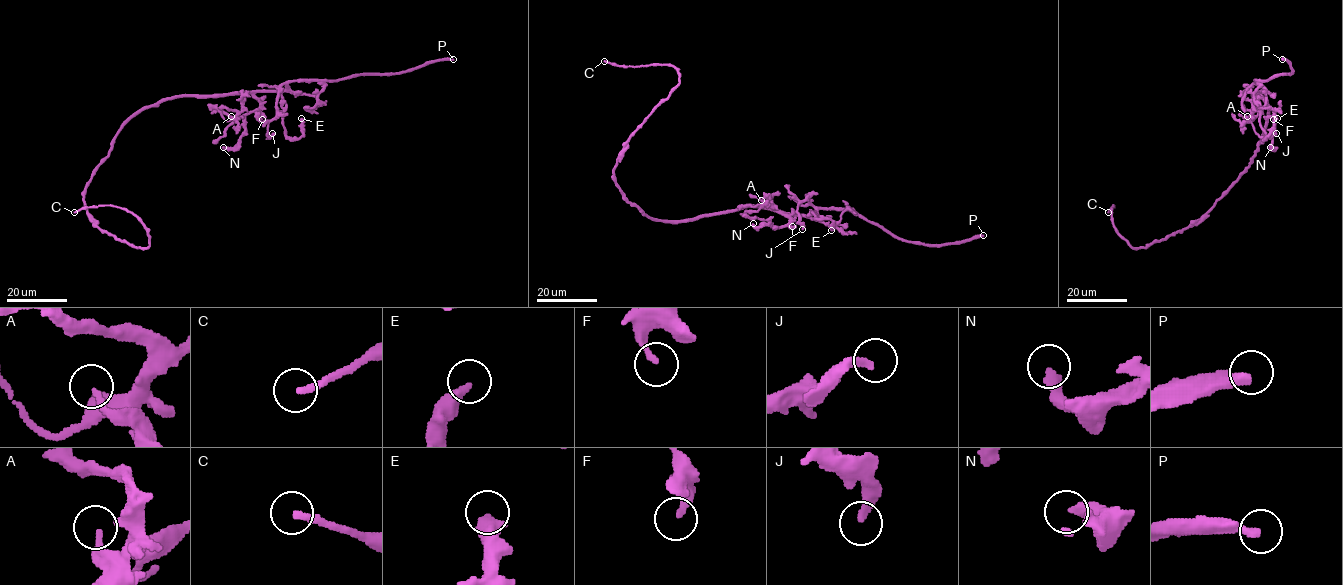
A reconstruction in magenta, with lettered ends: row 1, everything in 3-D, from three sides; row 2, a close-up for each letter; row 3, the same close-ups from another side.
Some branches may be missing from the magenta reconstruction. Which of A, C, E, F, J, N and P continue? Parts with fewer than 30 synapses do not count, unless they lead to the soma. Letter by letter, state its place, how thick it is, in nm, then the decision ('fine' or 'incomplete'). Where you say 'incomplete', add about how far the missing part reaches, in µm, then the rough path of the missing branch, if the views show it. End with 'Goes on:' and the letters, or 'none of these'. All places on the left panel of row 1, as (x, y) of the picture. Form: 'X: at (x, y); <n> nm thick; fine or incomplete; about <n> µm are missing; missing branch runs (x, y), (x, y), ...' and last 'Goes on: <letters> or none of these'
A: at (231, 116); 240 nm thick; fine
C: at (74, 212); 240 nm thick; fine
E: at (301, 118); 440 nm thick; fine
F: at (262, 119); 200 nm thick; fine
J: at (272, 133); 240 nm thick; fine
N: at (223, 147); 340 nm thick; fine
P: at (453, 59); 320 nm thick; incomplete; about 80 µm are missing
Goes on: P

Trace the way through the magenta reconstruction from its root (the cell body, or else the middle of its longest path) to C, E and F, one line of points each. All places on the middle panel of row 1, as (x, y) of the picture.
C: (666, 220), (653, 220), (630, 203), (613, 168), (630, 135), (679, 83), (679, 73), (667, 65), (604, 61)
E: (666, 220), (689, 220), (758, 207), (813, 219), (812, 213), (816, 219), (829, 219), (831, 230)
F: (666, 220), (689, 220), (744, 207), (758, 207), (776, 209), (789, 219), (792, 226)

